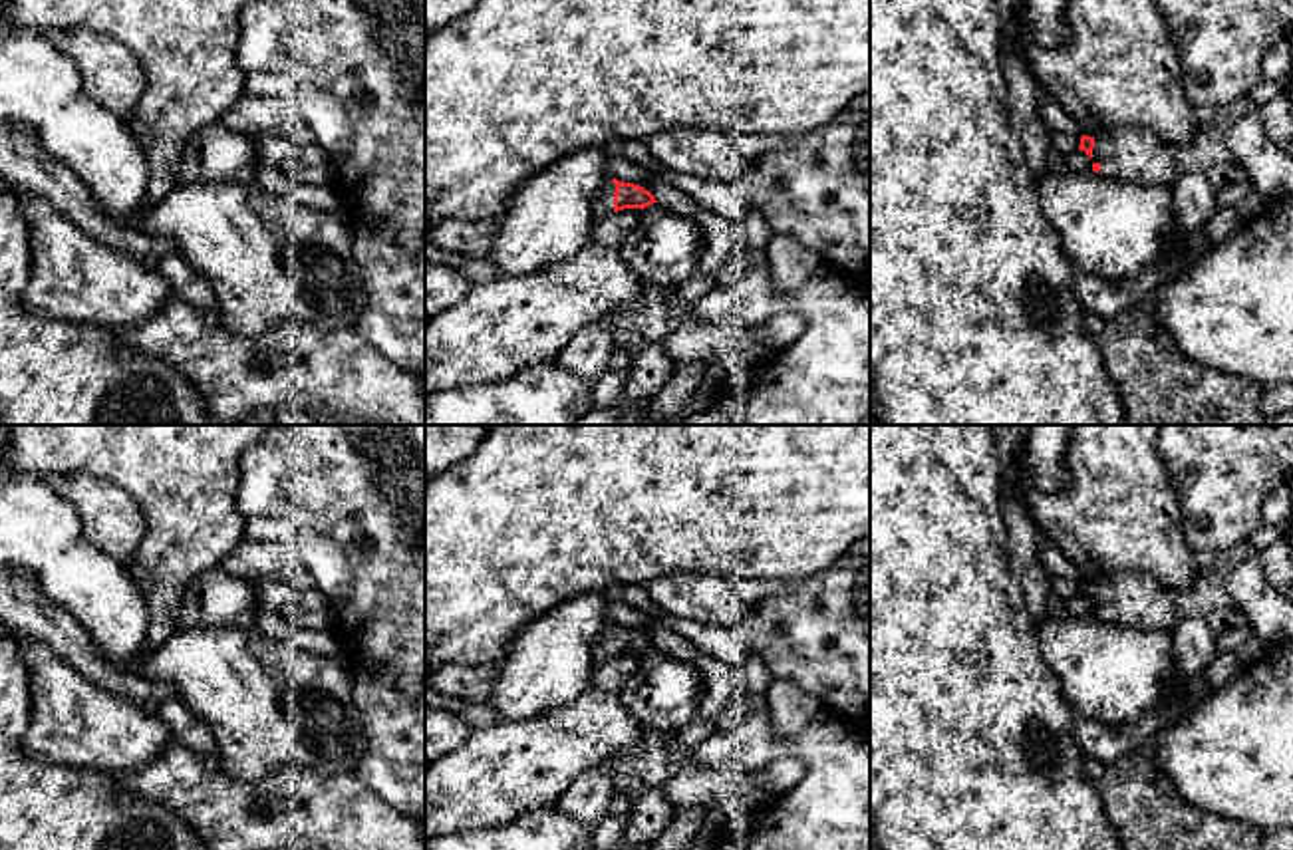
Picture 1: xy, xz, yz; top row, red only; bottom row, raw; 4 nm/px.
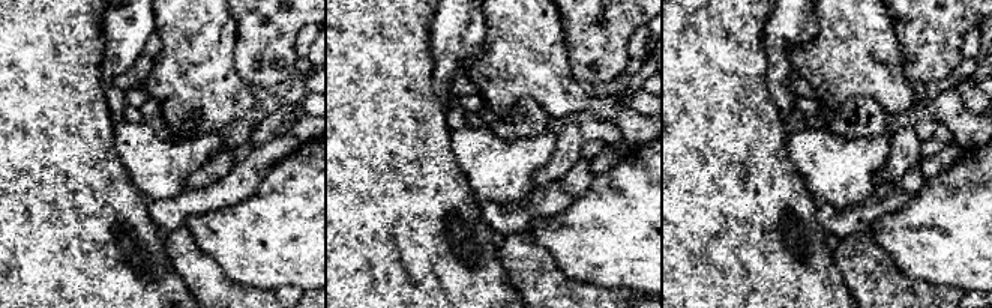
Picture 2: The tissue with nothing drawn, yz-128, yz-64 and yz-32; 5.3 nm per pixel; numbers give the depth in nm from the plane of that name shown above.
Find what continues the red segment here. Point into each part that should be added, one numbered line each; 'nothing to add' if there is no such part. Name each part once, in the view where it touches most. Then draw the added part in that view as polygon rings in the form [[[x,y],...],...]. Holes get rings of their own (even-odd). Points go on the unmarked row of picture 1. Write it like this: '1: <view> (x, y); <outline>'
1: xz (602, 652); [[[612,626],[600,634],[592,651],[594,667],[600,667],[602,663],[614,657],[614,636],[616,636],[616,630]]]
2: yz (1133, 598); [[[1122,570],[1094,584],[1092,608],[1100,608],[1100,622],[1146,632],[1172,634],[1180,622],[1174,592],[1152,574]]]

